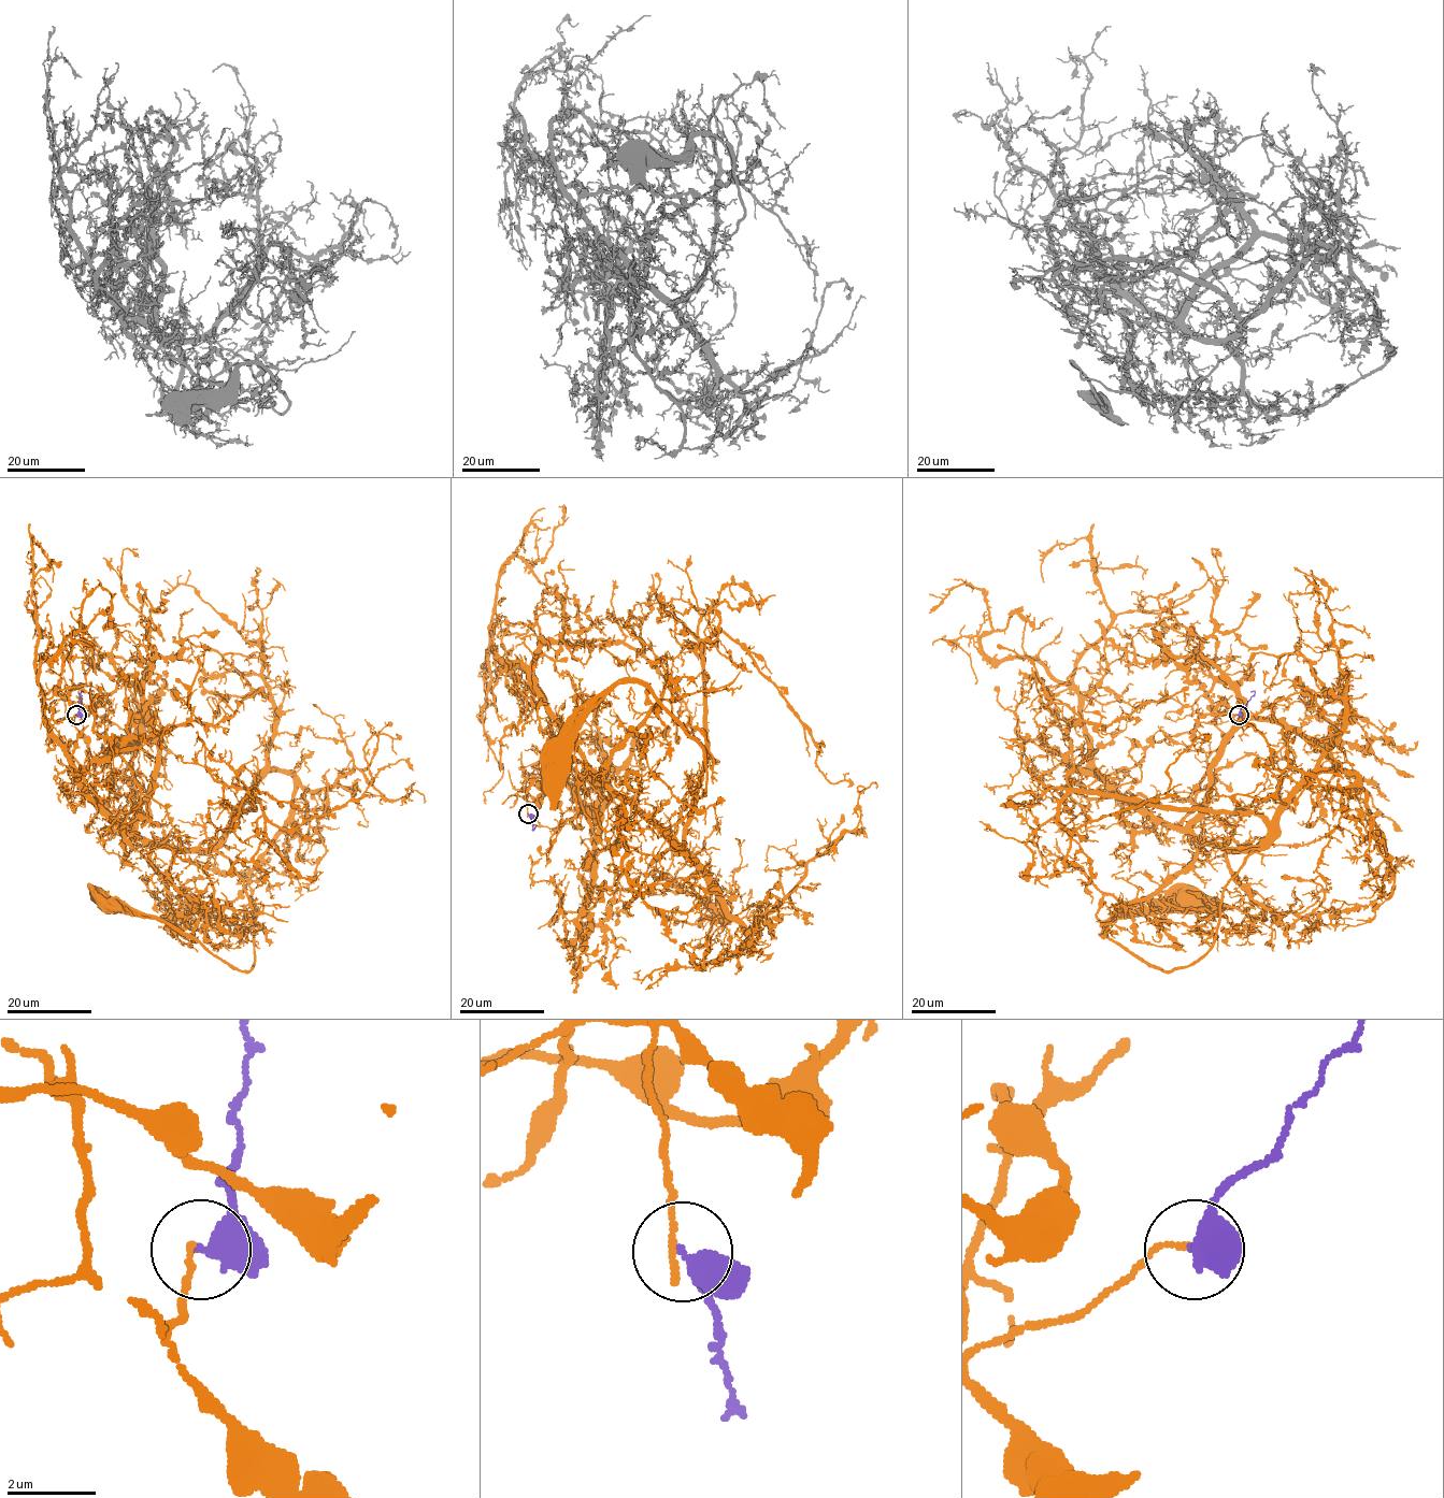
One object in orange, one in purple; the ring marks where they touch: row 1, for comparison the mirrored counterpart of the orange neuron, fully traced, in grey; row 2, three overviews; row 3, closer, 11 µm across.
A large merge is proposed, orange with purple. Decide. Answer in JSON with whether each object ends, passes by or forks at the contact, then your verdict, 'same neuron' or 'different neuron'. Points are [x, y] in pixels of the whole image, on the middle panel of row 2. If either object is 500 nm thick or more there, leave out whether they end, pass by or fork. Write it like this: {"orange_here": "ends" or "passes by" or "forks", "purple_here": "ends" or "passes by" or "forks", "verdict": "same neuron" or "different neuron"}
{"orange_here": "ends", "purple_here": "ends", "verdict": "different neuron"}

